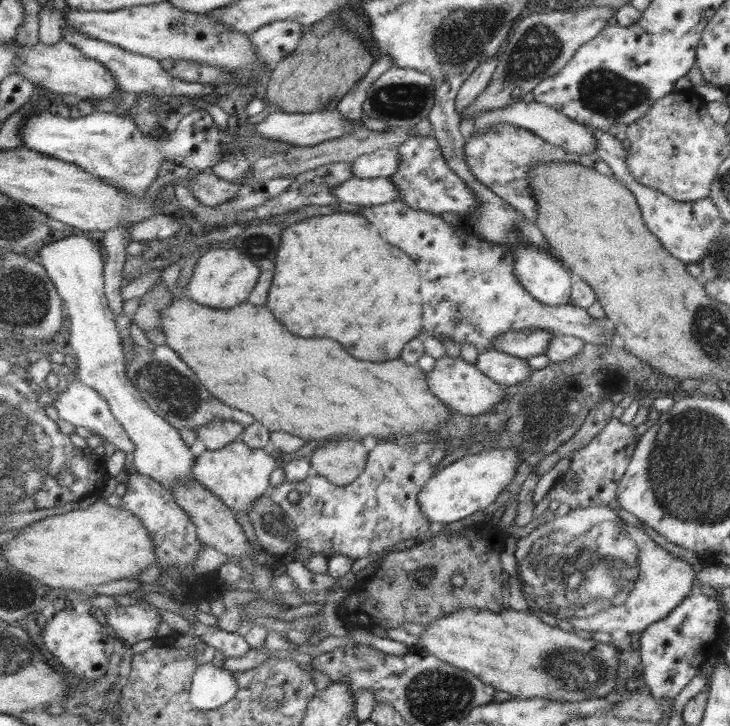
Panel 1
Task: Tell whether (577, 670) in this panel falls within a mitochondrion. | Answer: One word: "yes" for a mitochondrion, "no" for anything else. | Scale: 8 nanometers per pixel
yes

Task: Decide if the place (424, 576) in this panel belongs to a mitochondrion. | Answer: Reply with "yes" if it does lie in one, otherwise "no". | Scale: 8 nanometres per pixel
yes

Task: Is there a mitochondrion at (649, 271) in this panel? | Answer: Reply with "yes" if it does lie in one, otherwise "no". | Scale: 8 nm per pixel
no

